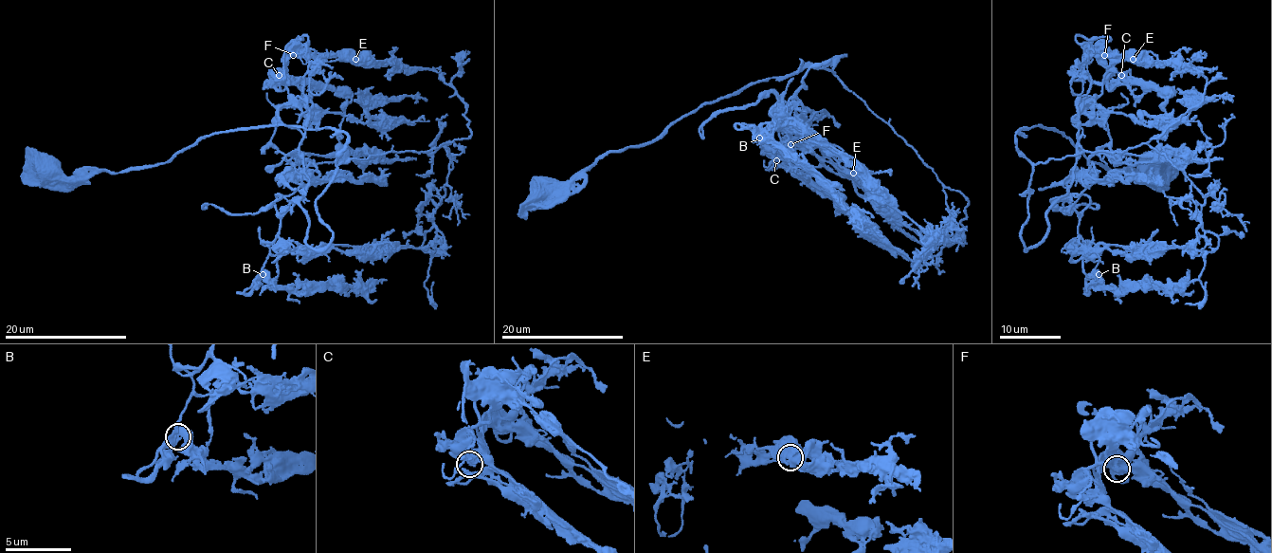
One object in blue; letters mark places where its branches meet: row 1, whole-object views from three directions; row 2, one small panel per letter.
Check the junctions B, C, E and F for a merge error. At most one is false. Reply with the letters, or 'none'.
none

